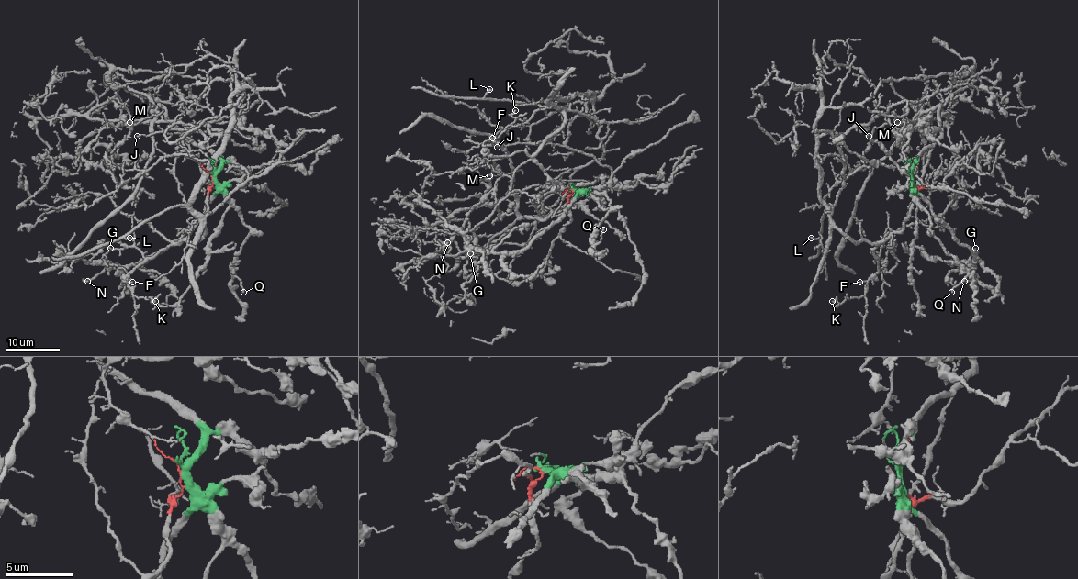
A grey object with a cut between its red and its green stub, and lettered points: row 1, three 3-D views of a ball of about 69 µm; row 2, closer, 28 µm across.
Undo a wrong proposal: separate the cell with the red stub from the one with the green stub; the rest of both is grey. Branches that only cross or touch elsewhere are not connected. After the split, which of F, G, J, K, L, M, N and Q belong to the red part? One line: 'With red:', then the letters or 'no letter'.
With red: F, J, K, L

